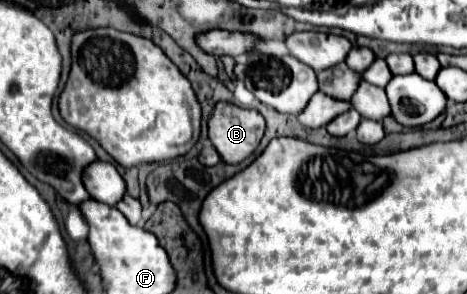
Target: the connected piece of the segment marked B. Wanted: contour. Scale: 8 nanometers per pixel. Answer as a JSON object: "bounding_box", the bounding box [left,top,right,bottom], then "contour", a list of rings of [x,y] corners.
{"bounding_box":[209,101,265,163],"contour":[[[219,101],[209,119],[209,139],[225,163],[241,163],[249,157],[265,131],[265,119],[255,109],[243,109]]]}

